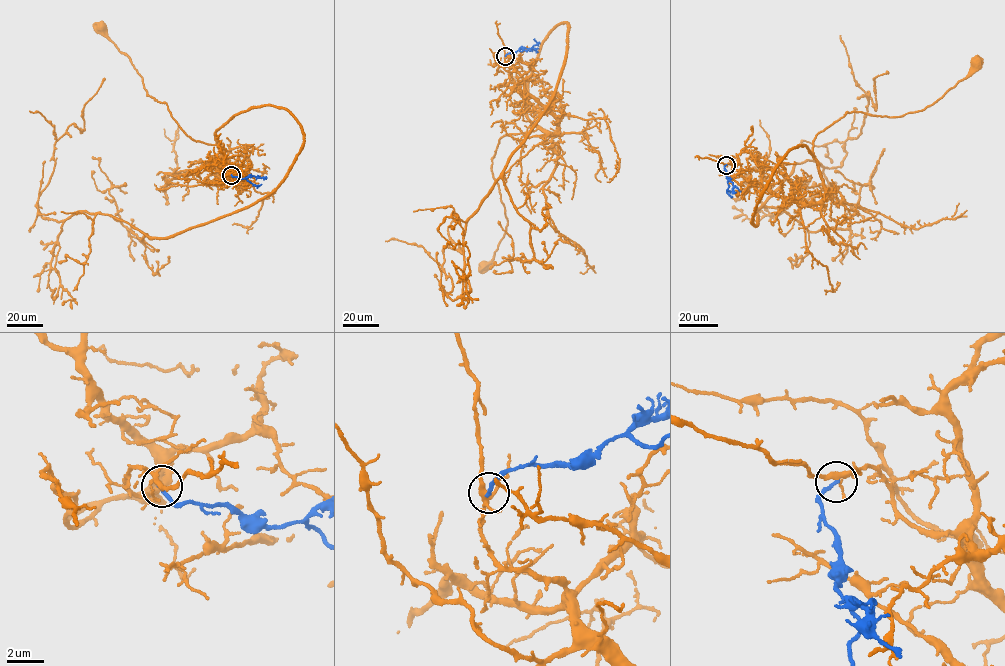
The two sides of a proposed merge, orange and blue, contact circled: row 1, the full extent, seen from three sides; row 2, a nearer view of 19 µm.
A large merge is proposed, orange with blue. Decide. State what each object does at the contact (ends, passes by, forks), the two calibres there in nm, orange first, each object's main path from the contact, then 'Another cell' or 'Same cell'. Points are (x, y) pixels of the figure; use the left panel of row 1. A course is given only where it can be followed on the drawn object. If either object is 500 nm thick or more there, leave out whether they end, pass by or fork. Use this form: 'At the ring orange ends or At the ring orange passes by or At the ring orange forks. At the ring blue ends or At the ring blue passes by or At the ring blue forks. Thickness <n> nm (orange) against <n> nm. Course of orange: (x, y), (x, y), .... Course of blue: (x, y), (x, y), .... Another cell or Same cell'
At the ring orange forks. At the ring blue ends. Thickness 240 nm (orange) against 200 nm. Course of orange: (231, 175), (225, 177), (234, 169), (217, 144), (192, 139), (166, 104), (147, 95), (129, 58), (100, 27). Course of blue: (231, 175), (264, 179). Another cell

